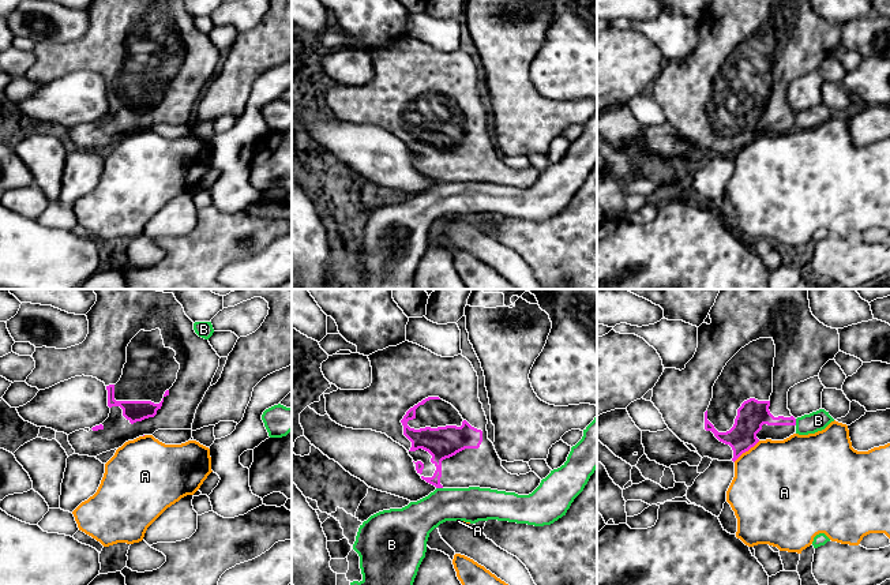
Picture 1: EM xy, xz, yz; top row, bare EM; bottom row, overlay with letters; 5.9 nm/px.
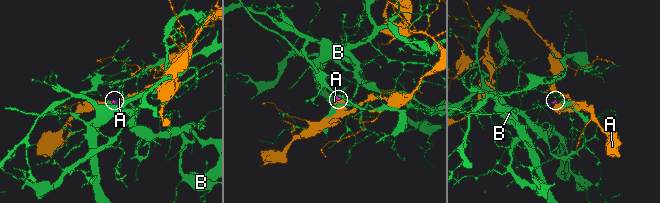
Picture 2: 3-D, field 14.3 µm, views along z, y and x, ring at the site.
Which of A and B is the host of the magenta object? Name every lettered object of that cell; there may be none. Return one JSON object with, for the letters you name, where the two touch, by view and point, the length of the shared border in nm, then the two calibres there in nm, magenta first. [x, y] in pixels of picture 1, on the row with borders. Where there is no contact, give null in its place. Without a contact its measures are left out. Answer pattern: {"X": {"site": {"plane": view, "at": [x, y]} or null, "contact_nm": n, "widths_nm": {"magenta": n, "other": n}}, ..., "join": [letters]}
{"join": []}

